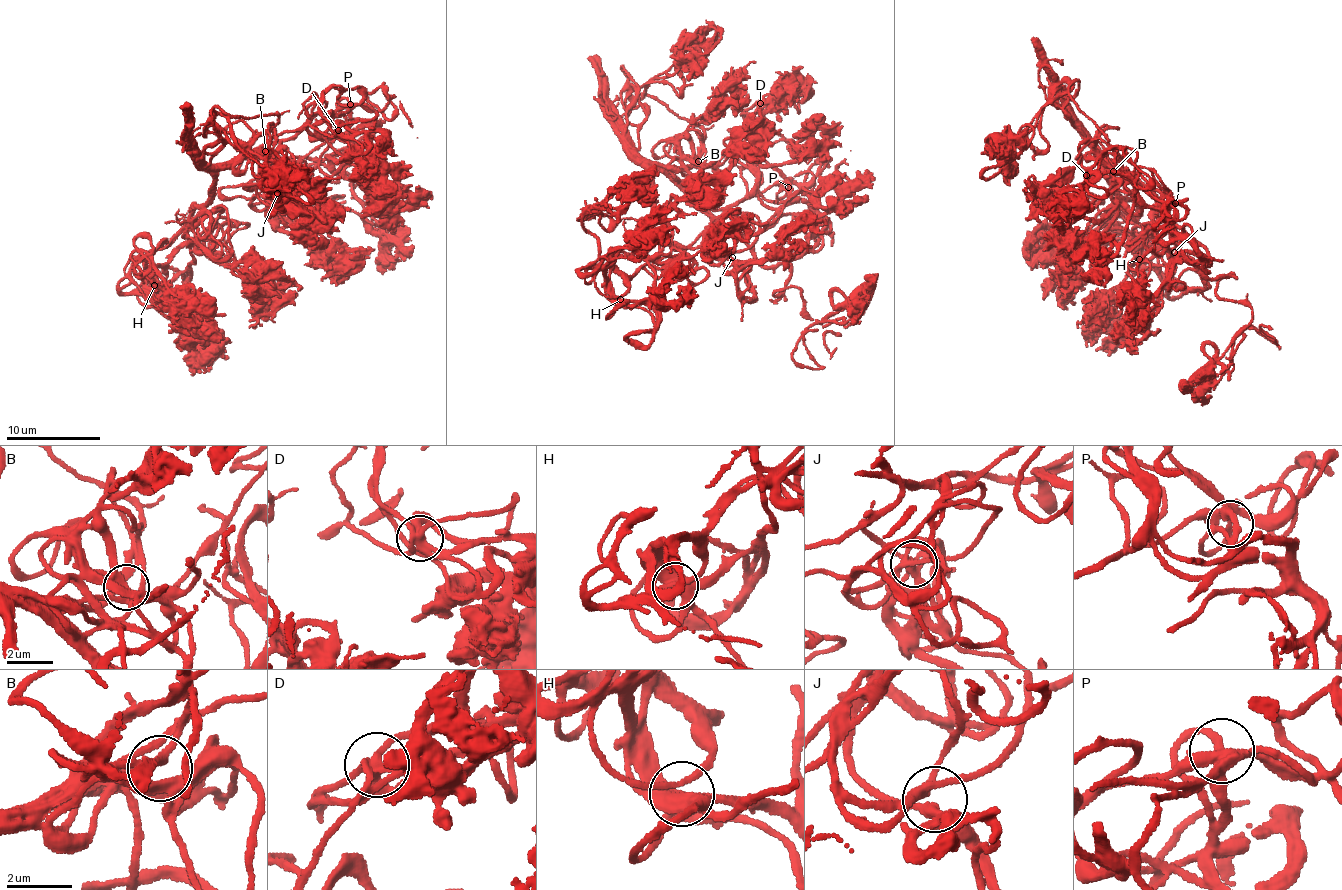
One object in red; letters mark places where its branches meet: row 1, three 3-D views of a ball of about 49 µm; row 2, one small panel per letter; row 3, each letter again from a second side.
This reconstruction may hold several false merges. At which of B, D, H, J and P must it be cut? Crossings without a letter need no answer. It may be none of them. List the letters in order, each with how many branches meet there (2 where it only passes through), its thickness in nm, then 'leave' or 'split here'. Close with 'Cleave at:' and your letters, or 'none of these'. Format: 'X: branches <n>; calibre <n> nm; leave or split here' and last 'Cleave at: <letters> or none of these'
B: branches 5; calibre 240 nm; leave
D: branches 6; calibre 320 nm; leave
H: branches 5; calibre 440 nm; leave
J: branches 6; calibre 300 nm; leave
P: branches 5; calibre 280 nm; leave
Cleave at: none of these

